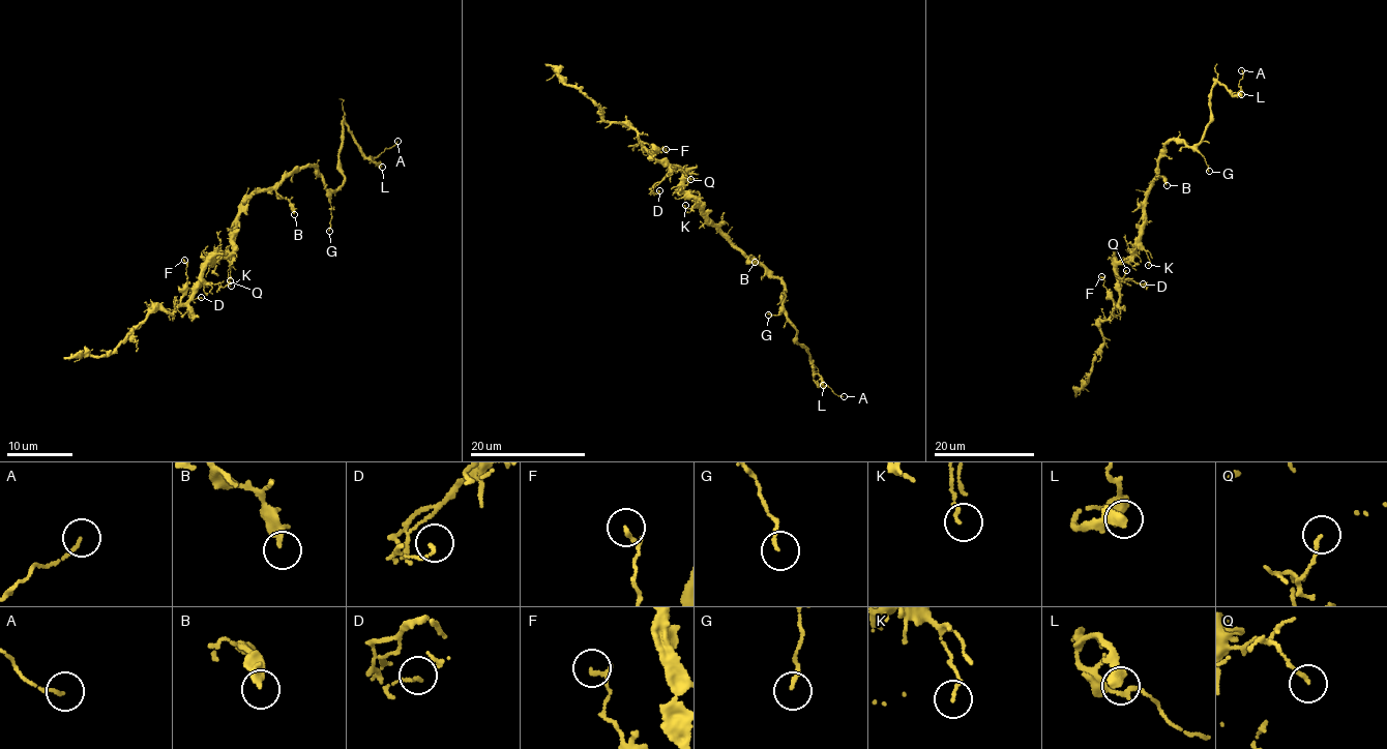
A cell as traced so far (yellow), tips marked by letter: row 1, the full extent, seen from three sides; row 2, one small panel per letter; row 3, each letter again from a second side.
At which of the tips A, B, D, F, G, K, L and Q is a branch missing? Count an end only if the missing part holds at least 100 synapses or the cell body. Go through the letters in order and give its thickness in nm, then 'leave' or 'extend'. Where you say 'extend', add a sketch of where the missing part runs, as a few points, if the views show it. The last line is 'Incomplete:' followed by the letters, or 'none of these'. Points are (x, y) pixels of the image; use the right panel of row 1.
A: 110 nm thick; leave
B: 260 nm thick; leave
D: 120 nm thick; leave
F: 140 nm thick; leave
G: 130 nm thick; leave
K: 110 nm thick; leave
L: 400 nm thick; leave
Q: 130 nm thick; leave
Incomplete: none of these

